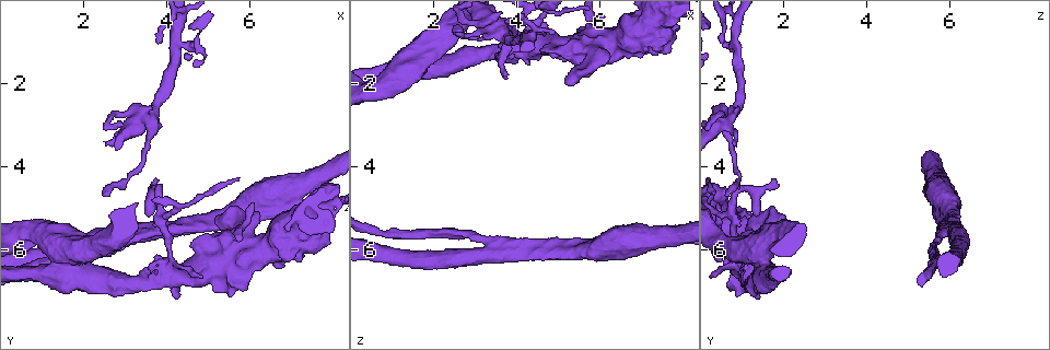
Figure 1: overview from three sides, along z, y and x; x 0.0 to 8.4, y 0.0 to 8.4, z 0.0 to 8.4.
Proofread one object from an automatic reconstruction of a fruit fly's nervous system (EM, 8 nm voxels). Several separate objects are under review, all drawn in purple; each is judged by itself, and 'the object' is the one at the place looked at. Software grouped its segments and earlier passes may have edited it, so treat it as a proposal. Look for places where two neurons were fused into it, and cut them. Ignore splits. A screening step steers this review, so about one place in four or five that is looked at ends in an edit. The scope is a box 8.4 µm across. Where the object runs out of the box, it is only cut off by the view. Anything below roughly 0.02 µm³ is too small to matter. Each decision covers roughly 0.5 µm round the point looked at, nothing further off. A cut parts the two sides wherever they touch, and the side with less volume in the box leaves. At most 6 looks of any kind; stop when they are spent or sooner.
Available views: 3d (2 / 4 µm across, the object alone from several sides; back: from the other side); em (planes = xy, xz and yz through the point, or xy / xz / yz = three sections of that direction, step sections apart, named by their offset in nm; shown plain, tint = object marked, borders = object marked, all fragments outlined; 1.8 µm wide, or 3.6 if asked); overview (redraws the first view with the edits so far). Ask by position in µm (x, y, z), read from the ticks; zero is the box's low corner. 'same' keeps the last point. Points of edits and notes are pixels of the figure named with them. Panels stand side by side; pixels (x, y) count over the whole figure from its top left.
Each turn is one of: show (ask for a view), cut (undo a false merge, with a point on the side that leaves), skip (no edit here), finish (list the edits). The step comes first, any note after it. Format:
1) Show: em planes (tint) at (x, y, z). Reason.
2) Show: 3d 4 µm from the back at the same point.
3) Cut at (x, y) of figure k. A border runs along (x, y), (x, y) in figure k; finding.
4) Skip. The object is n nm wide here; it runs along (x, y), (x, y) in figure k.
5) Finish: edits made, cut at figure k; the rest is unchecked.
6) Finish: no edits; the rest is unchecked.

Show: em 3.6 µm yz step 4 (tint) at (6.55, 5.95, 0.90). Calibre changes.

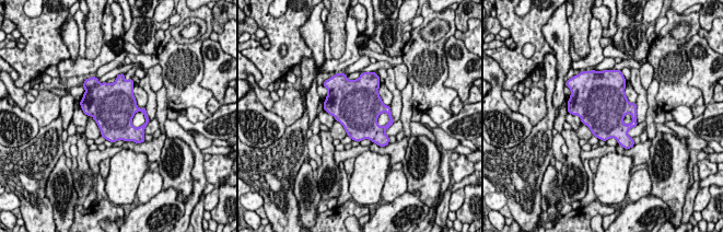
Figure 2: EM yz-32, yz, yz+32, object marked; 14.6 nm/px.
Show: em 3.6 µm planes (borders) at the same point. Another direction.

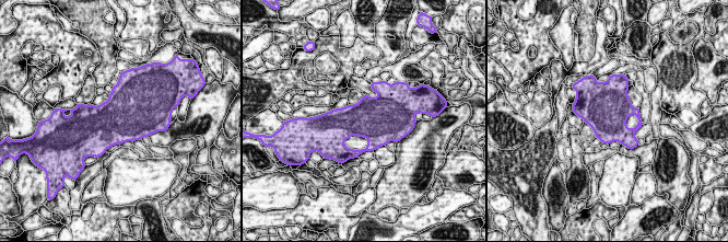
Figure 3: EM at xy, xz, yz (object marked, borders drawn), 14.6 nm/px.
Skip. The object is 650 nm wide here; one neuron here.

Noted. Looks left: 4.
Show: em planes (tint) at (1.65, 6.05, 1.40).

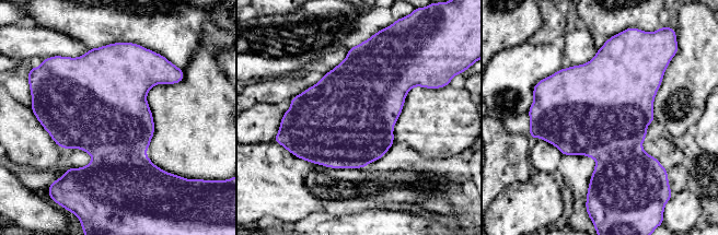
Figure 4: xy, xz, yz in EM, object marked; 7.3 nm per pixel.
Cut at (115, 119) of figure 4. A border runs along (145, 153), (108, 153), (93, 157) in figure 4; a second neuron is stuck on.

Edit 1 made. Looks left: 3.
Finish: edits made, cut at figure 4; the rest is unchecked.

